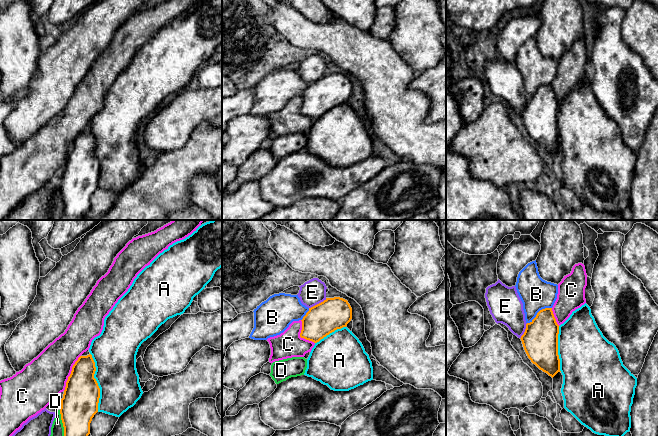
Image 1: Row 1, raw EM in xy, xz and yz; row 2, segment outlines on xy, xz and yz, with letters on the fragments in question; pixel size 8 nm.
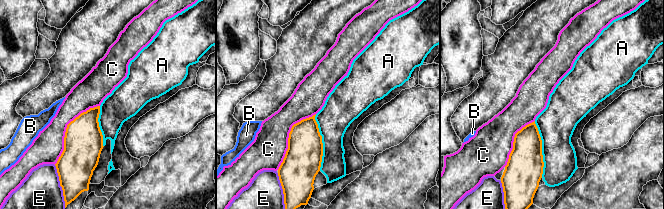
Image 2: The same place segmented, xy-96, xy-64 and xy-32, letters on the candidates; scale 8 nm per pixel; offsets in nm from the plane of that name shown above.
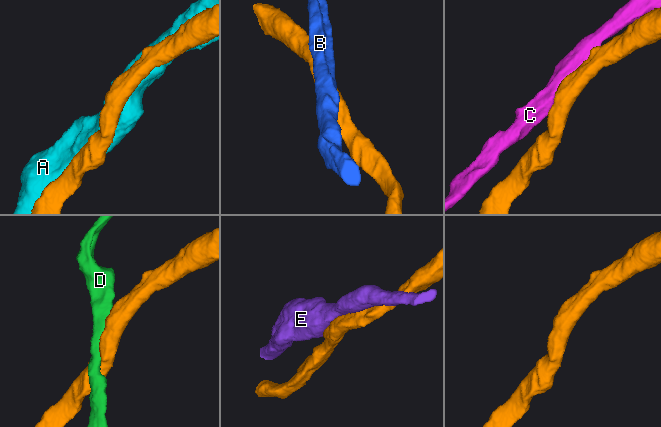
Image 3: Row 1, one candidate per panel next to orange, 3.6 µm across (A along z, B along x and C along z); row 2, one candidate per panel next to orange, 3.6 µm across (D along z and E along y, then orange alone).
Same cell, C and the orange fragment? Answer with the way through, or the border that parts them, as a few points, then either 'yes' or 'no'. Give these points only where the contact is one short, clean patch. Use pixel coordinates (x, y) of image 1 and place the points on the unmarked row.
no

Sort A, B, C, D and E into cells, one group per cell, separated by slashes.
A / B C / D / E

